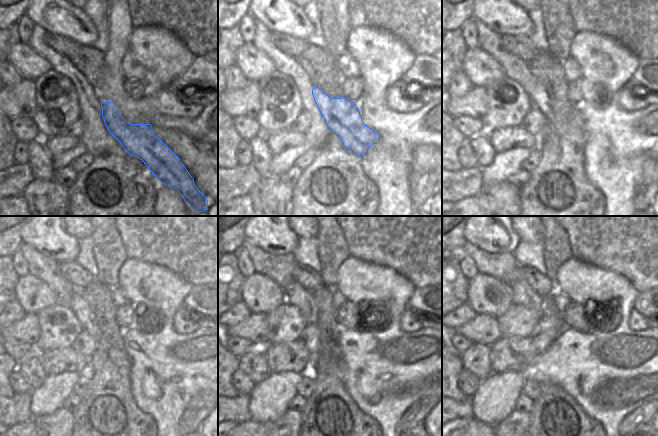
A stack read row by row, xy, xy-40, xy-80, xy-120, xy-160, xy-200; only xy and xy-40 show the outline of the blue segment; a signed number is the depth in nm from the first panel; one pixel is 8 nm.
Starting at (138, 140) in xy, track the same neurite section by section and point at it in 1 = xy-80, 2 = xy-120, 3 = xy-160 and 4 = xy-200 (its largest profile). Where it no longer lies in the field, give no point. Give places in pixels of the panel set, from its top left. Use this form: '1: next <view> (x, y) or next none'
1: next xy-80 (537, 94)
2: next xy-120 (78, 304)
3: next xy-160 (303, 299)
4: next xy-200 (522, 294)

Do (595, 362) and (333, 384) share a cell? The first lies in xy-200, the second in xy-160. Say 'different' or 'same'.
different

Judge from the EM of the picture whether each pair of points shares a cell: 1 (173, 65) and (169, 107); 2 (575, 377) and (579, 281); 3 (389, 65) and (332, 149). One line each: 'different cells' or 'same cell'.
1: different cells
2: same cell
3: different cells

